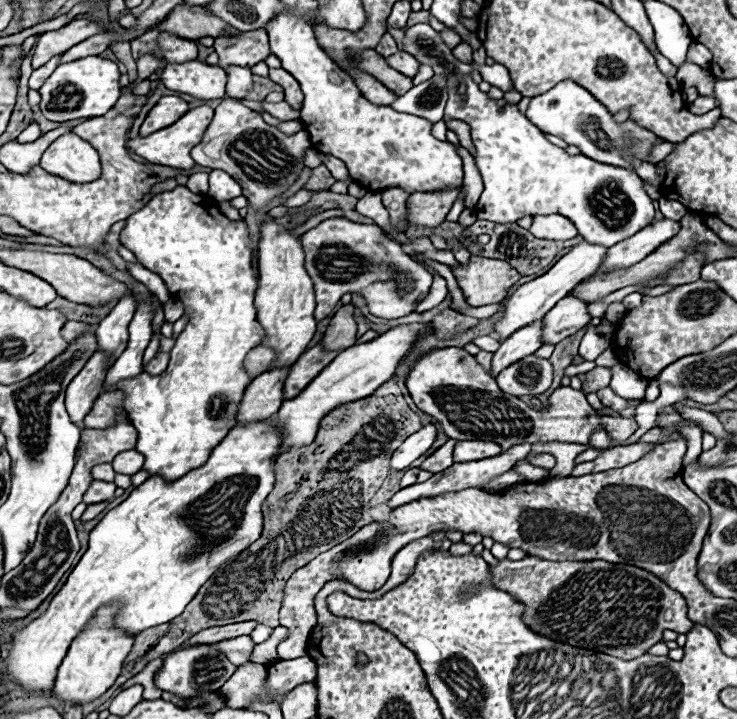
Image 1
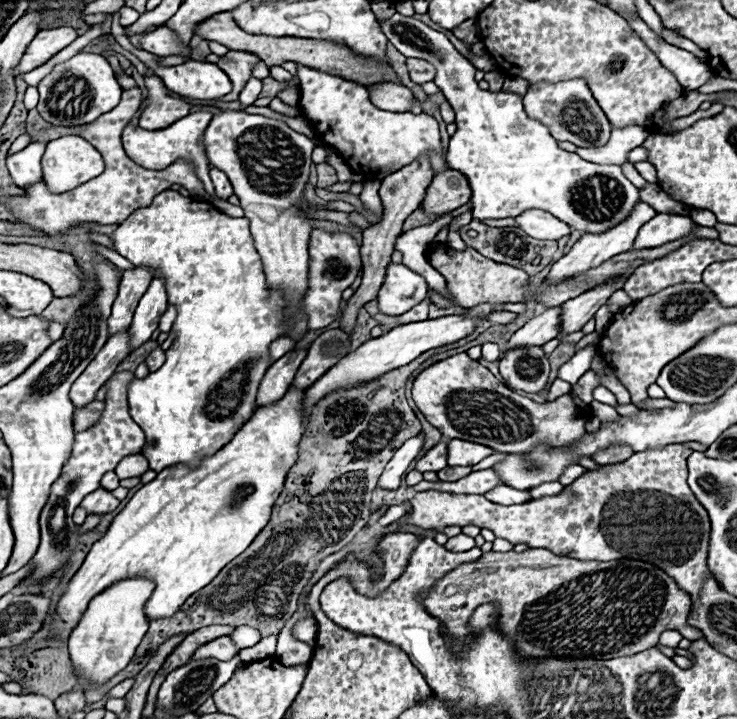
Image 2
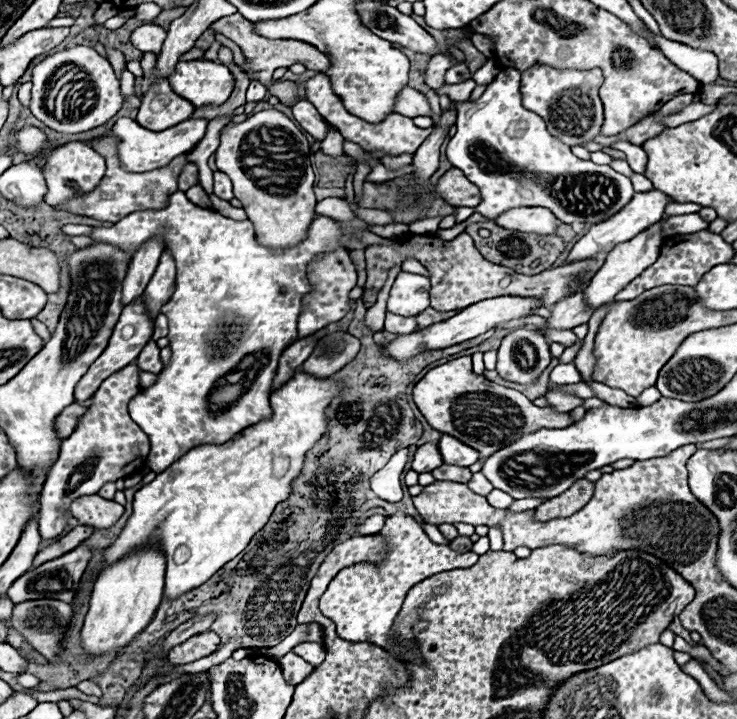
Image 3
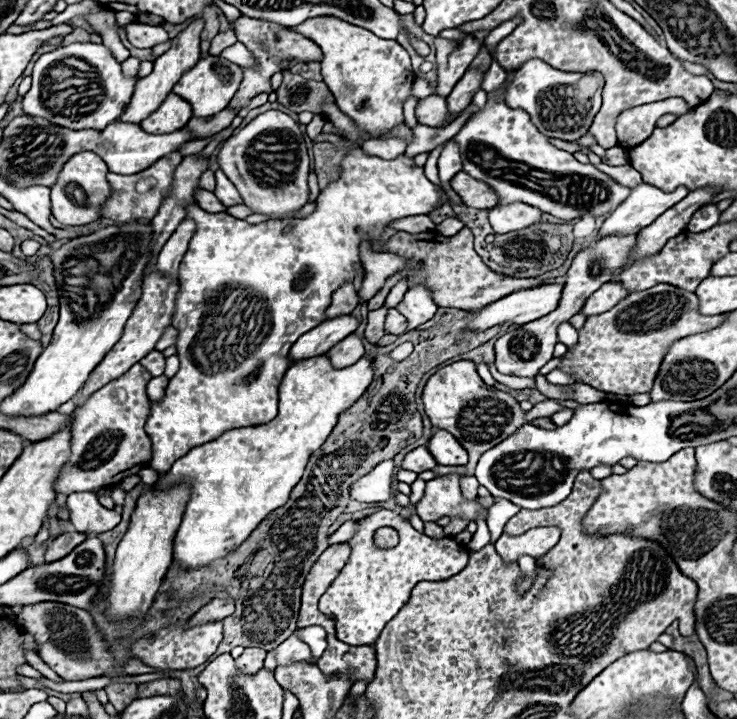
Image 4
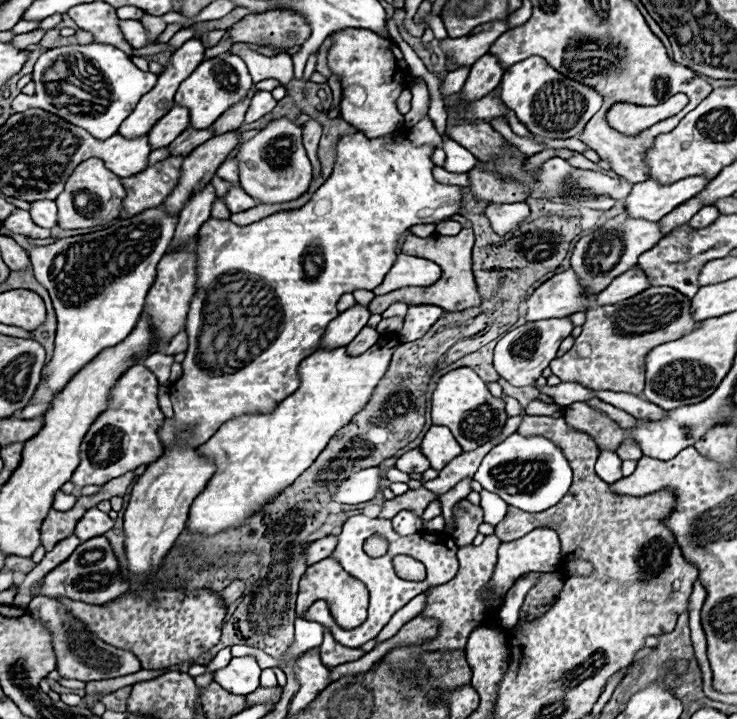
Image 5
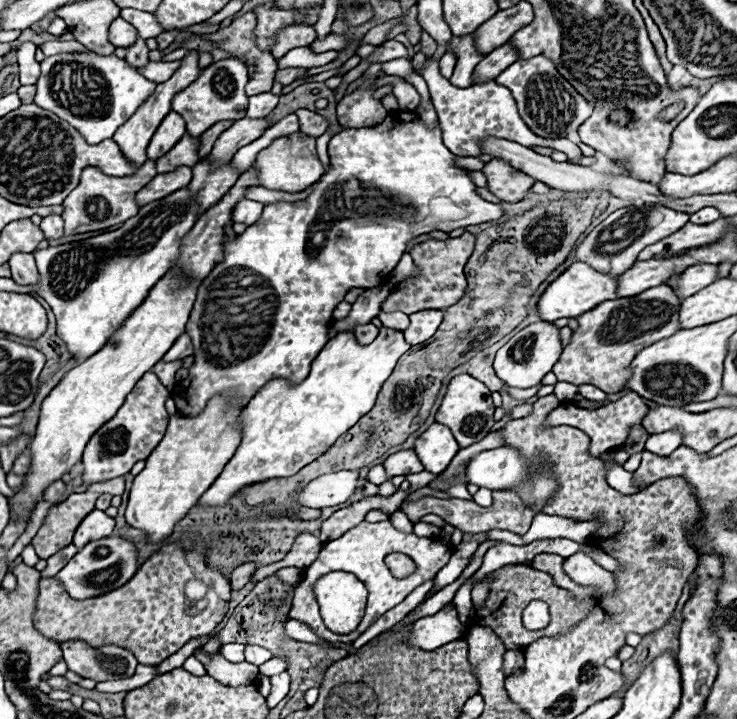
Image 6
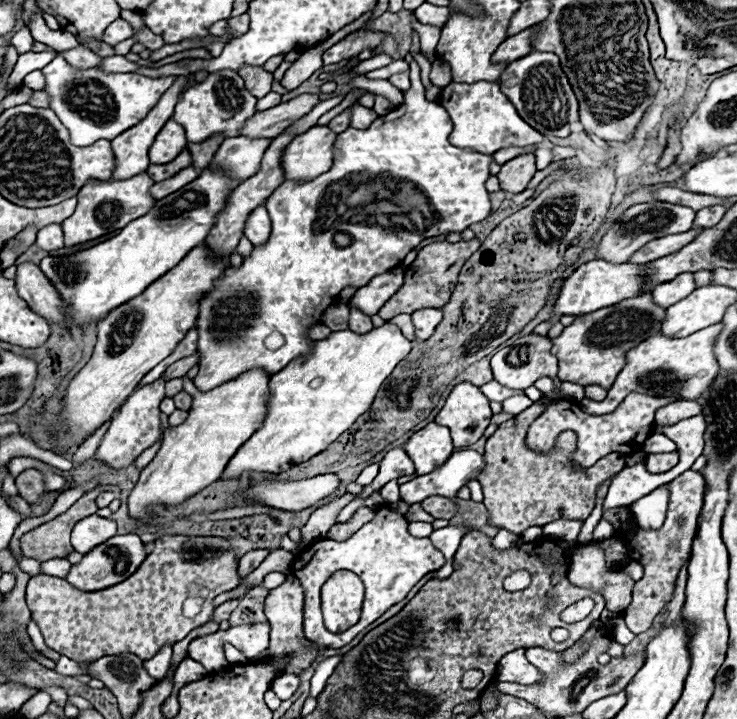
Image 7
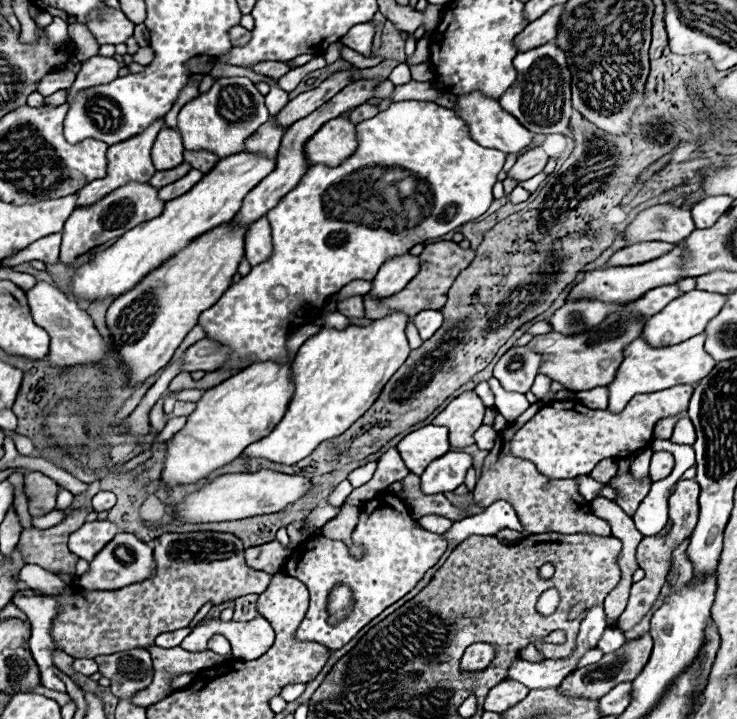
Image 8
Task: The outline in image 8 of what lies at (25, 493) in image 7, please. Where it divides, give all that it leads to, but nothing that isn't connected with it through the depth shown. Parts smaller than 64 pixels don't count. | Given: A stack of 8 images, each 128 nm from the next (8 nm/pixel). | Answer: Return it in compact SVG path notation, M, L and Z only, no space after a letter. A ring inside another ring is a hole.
M28 472L24 480L26 480L26 492L30 496L28 500L30 516L36 518L52 512L56 508L56 496L60 492L60 486L42 472Z

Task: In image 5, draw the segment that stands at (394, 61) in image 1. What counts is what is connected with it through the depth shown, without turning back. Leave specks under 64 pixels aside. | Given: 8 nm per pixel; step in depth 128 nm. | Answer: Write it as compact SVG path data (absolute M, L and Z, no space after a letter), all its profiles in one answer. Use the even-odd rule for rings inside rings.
M488 22L484 24L484 30L478 34L470 34L466 38L446 38L440 42L440 48L446 56L454 58L458 66L472 66L480 56L488 54L490 46L508 30L508 22Z

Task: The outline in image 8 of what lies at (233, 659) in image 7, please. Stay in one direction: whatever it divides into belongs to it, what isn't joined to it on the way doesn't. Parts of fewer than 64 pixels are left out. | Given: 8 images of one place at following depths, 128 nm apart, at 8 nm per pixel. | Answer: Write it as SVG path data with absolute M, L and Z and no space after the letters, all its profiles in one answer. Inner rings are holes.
M214 634L212 636L212 640L208 642L208 648L212 652L220 652L222 656L228 656L230 654L230 642L224 636L220 636L220 634Z

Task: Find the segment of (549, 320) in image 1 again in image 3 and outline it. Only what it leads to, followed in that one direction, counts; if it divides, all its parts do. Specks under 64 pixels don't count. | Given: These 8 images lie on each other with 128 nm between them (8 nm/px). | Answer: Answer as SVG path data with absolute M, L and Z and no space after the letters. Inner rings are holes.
M660 222L652 224L650 228L646 228L644 232L640 232L632 240L628 240L624 244L618 244L608 254L604 266L596 272L592 284L584 290L586 292L586 298L588 298L588 304L592 304L592 308L598 308L600 304L612 302L614 296L616 296L616 292L620 292L628 282L632 282L636 276L640 276L640 272L644 272L644 268L652 266L658 260L658 254L660 254L662 244L664 244L664 232L662 232L662 224Z

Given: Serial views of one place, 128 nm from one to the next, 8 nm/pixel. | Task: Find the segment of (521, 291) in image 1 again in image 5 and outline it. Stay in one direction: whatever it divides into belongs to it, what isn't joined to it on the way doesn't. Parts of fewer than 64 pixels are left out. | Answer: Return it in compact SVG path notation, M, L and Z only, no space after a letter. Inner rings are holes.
M690 176L668 186L658 184L656 180L634 184L632 194L626 198L626 214L646 220L660 220L682 202L700 194L708 184L710 178L706 176Z

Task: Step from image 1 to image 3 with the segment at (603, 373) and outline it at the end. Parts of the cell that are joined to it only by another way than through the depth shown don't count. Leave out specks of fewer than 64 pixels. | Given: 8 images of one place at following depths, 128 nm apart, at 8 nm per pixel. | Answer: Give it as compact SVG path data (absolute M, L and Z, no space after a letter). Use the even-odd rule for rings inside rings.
M548 392L546 400L548 400L548 406L552 406L552 410L560 410L560 412L570 412L582 404L582 398L560 394L560 392Z

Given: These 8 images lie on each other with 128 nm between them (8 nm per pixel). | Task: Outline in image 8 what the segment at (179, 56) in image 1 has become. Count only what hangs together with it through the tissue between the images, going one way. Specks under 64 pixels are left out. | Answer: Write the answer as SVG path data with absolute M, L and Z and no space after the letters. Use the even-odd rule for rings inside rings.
M104 6L88 14L86 26L98 44L122 44L132 36L136 24L132 24L122 10Z

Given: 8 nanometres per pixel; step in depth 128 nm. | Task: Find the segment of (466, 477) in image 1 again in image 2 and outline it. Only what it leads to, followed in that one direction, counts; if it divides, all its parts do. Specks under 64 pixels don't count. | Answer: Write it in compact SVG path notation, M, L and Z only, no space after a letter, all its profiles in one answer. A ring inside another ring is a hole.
M448 466L448 468L444 468L437 472L438 479L444 482L456 482L456 480L460 480L460 478L464 478L464 476L468 476L472 472L472 468L470 466ZM406 504L406 506L390 506L390 508L386 510L386 514L378 520L378 524L380 524L380 526L388 526L388 524L400 520L400 516L404 516L406 510L408 510L408 504Z

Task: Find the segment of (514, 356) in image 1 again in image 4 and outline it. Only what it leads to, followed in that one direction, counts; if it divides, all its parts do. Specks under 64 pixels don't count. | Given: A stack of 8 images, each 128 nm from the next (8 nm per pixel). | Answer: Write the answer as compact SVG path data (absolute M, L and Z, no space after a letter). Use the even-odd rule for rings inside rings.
M614 280L604 284L604 288L596 290L584 304L582 314L592 316L592 314L600 314L606 312L608 308L614 308L620 300L624 300L628 296L628 290L622 286L622 280Z

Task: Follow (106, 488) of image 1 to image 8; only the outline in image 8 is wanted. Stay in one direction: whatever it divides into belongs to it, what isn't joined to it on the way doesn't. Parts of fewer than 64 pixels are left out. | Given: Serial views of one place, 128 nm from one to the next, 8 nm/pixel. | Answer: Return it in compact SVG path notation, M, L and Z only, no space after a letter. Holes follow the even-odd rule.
M94 520L86 522L70 536L70 552L74 552L78 558L92 562L92 558L118 534L116 526L106 520Z

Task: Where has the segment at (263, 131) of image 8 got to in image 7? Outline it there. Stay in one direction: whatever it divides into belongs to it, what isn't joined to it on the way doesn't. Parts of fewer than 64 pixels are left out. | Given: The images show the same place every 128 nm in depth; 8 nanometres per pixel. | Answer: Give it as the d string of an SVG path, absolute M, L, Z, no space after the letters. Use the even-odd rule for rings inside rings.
M248 136L226 138L220 144L208 168L220 164L220 168L224 168L232 178L250 178L260 170L268 146L270 138L248 138Z

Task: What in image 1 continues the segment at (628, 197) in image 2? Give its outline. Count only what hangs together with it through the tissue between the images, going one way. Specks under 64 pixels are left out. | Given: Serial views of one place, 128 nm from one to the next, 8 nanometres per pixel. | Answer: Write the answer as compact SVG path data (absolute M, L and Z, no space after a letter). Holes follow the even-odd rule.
M414 24L406 28L402 50L412 54L420 64L432 66L436 74L446 76L450 98L446 102L444 116L462 120L470 126L472 142L474 142L474 162L484 180L484 192L476 206L476 216L480 220L508 224L508 222L516 222L522 216L562 214L568 220L572 220L572 224L578 228L584 240L592 244L604 244L606 248L618 244L620 240L626 240L628 236L634 236L644 224L652 222L654 218L652 198L642 190L642 180L632 170L600 164L582 154L570 156L566 150L554 146L538 126L526 120L526 116L518 110L516 104L488 98L488 94L482 92L478 84L472 80L470 64L464 64L458 58L454 58L452 50L442 42L440 34L430 24Z

